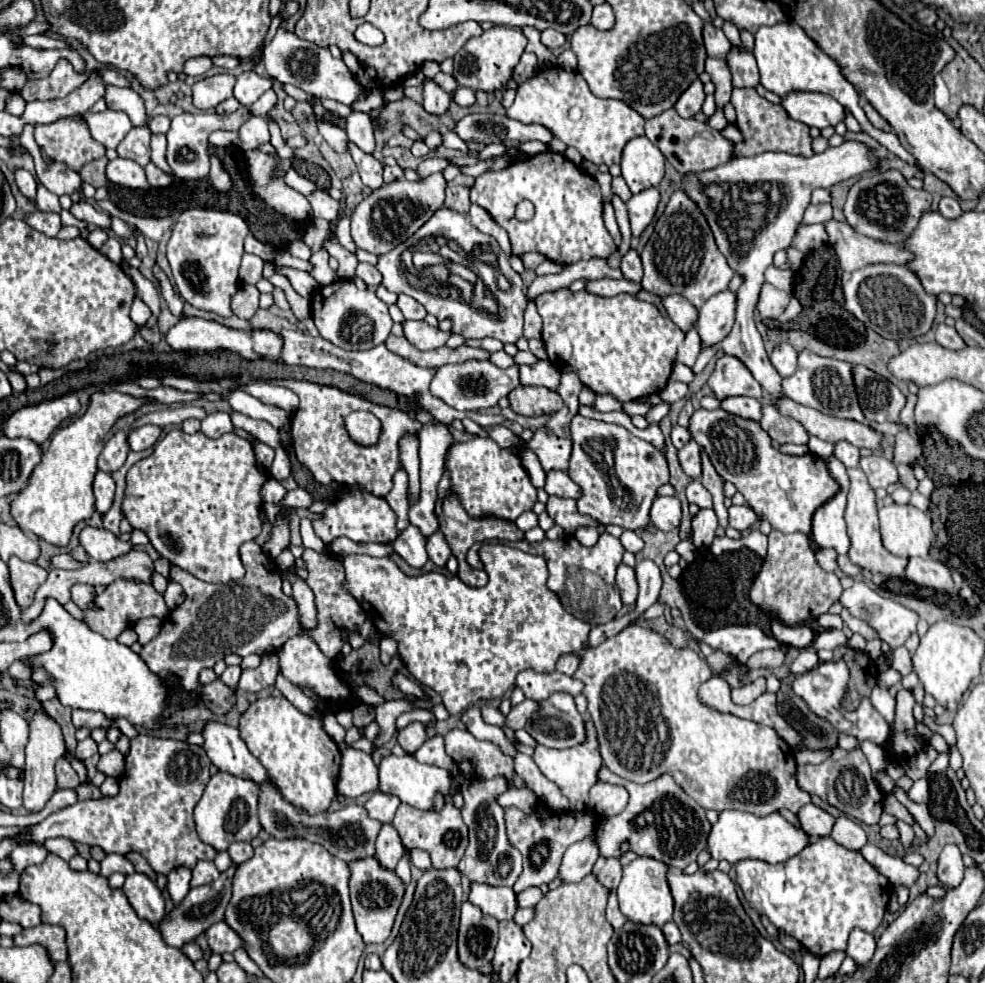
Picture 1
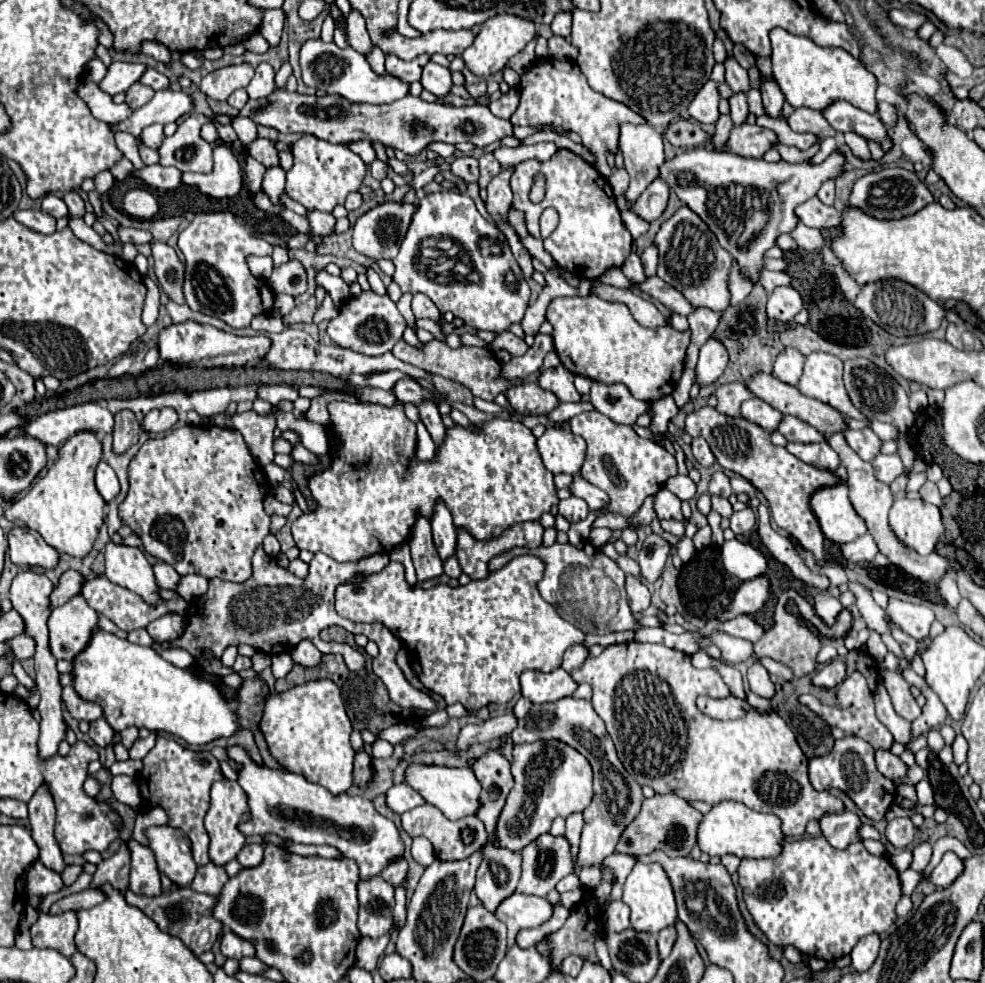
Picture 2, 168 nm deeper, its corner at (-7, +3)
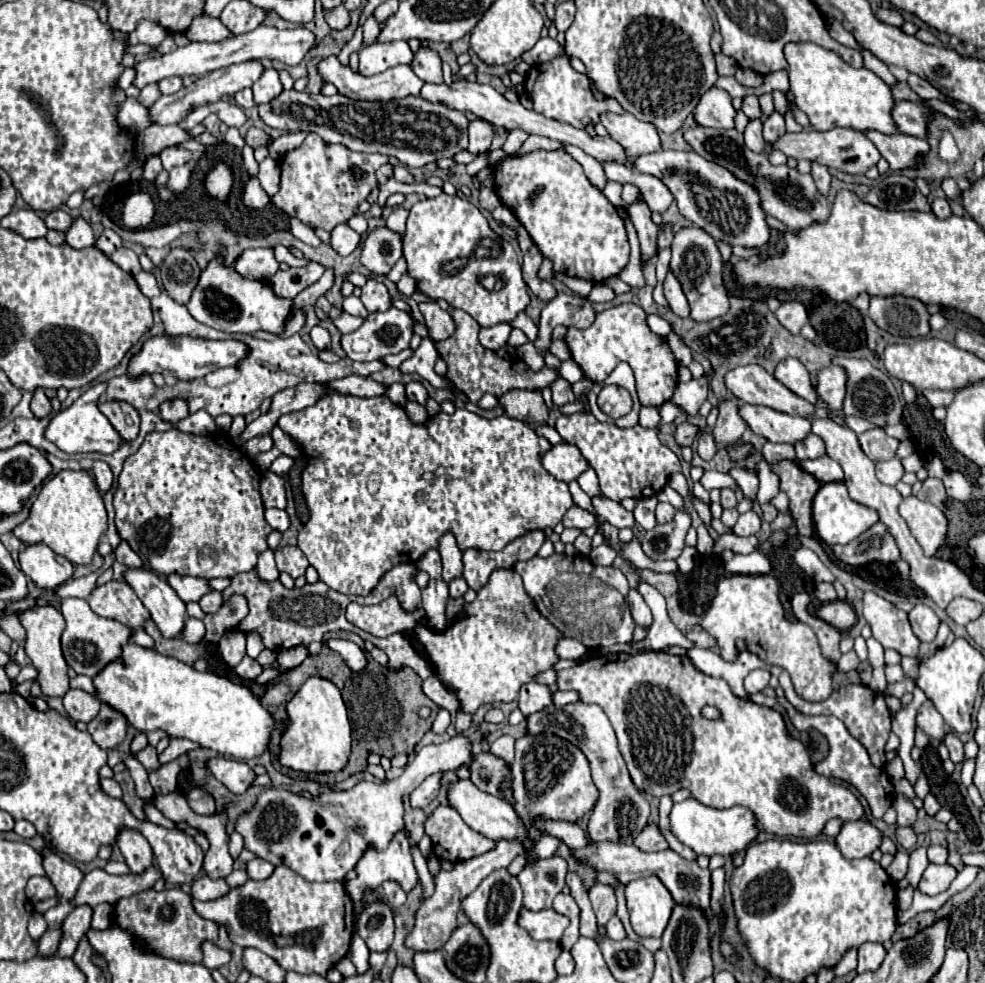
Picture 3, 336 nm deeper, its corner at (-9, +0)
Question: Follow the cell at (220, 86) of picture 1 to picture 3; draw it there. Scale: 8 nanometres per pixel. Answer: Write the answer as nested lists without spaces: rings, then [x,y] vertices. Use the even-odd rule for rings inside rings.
[[[244,61],[240,65],[230,65],[230,67],[224,67],[224,69],[216,69],[216,71],[208,73],[206,77],[200,77],[198,81],[194,81],[190,87],[182,87],[178,93],[162,95],[150,107],[152,119],[154,119],[154,123],[160,123],[160,125],[174,125],[180,119],[184,119],[186,113],[192,107],[198,107],[198,105],[204,105],[204,103],[214,103],[214,101],[218,101],[218,99],[222,99],[226,95],[238,93],[244,87],[252,87],[252,83],[256,83],[256,79],[260,79],[262,73],[264,73],[264,65],[260,61]]]

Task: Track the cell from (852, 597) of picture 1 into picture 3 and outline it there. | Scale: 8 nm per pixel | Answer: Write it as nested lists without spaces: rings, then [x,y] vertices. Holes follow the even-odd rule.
[[[916,605],[908,613],[908,617],[910,617],[910,623],[912,623],[914,635],[920,641],[934,641],[938,625],[940,625],[940,619],[928,605]]]

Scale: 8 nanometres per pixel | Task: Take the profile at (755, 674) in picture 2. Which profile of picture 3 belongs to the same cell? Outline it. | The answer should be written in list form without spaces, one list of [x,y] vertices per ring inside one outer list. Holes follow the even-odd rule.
[[[756,669],[752,671],[746,679],[744,679],[744,689],[748,695],[754,695],[758,691],[762,691],[766,685],[768,685],[768,679],[770,679],[770,673],[764,671],[764,669]]]

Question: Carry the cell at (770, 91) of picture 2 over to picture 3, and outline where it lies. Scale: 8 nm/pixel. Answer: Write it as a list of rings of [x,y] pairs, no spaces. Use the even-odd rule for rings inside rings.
[[[774,111],[766,121],[764,121],[764,139],[768,145],[774,145],[776,139],[780,139],[780,135],[786,133],[786,127],[784,127],[784,117]]]

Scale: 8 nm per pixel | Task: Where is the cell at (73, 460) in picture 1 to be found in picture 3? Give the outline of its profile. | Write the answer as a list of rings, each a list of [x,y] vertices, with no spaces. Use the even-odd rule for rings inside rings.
[[[60,471],[50,479],[30,509],[30,517],[14,529],[24,545],[48,545],[74,565],[90,565],[100,537],[106,533],[106,509],[94,479],[86,471]]]

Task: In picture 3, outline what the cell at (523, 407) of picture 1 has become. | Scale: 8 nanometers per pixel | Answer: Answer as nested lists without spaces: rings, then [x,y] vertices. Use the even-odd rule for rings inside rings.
[[[508,391],[498,401],[508,417],[530,425],[544,423],[548,417],[548,407],[540,391]]]

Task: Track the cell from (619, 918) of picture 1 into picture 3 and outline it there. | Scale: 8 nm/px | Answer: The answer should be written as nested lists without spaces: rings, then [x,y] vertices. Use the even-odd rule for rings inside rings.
[[[612,917],[604,927],[606,927],[606,937],[610,937],[610,939],[614,939],[614,941],[620,941],[620,939],[626,937],[624,925],[622,925],[622,921],[620,921],[618,917]]]

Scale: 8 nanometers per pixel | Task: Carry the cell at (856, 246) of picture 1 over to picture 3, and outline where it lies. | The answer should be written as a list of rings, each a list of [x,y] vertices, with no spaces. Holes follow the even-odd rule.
[[[696,125],[696,127],[690,127],[688,131],[684,131],[684,141],[700,157],[726,167],[738,179],[744,179],[744,183],[752,183],[752,187],[756,187],[756,193],[760,195],[760,207],[764,207],[764,213],[776,217],[784,225],[788,225],[792,229],[802,229],[816,221],[824,221],[828,217],[830,203],[824,195],[820,195],[820,191],[816,195],[816,183],[814,183],[812,175],[800,175],[796,169],[790,169],[788,165],[774,167],[768,161],[766,153],[758,155],[758,153],[750,151],[748,147],[744,147],[742,133],[738,133],[736,129],[726,131],[726,129],[708,129],[708,127]]]

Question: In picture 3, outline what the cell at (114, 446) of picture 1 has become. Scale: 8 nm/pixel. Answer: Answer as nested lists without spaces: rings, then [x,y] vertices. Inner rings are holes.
[[[104,401],[100,403],[100,411],[108,417],[114,429],[124,437],[124,441],[132,441],[138,435],[140,415],[126,401]]]

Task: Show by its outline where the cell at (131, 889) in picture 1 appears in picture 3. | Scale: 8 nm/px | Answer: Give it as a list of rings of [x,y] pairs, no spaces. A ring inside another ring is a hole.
[[[128,827],[120,829],[120,835],[116,837],[116,845],[126,857],[126,863],[132,873],[142,873],[154,863],[150,843],[136,829],[128,829]]]

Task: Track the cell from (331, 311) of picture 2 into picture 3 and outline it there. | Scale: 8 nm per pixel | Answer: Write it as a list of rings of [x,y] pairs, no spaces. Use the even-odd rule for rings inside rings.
[[[320,325],[312,327],[310,339],[312,339],[312,343],[314,343],[316,349],[320,349],[320,351],[322,349],[330,349],[330,333],[324,327],[320,327]]]

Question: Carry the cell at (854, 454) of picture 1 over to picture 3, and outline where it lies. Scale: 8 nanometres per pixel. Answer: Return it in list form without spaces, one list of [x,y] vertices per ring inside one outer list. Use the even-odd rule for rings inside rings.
[[[870,429],[862,435],[858,435],[858,441],[860,441],[866,457],[872,461],[884,461],[884,459],[896,457],[896,451],[900,445],[900,441],[886,435],[884,429]]]

